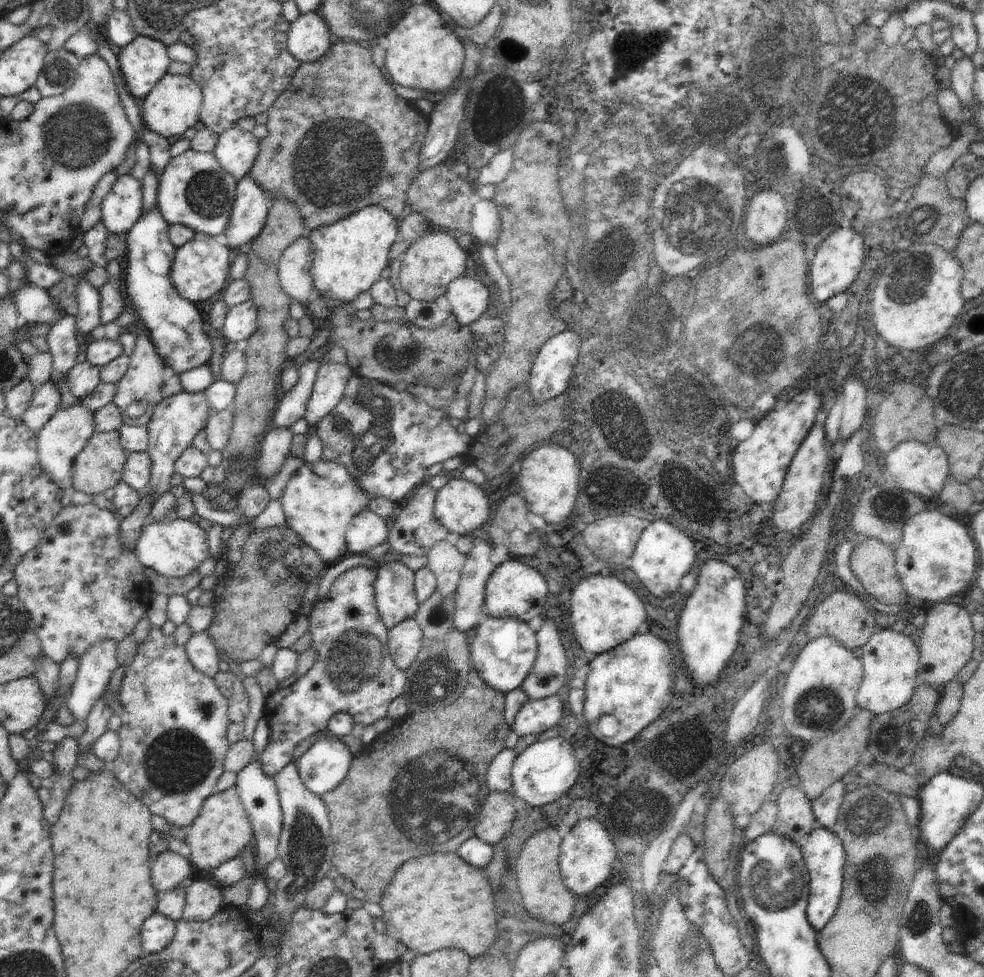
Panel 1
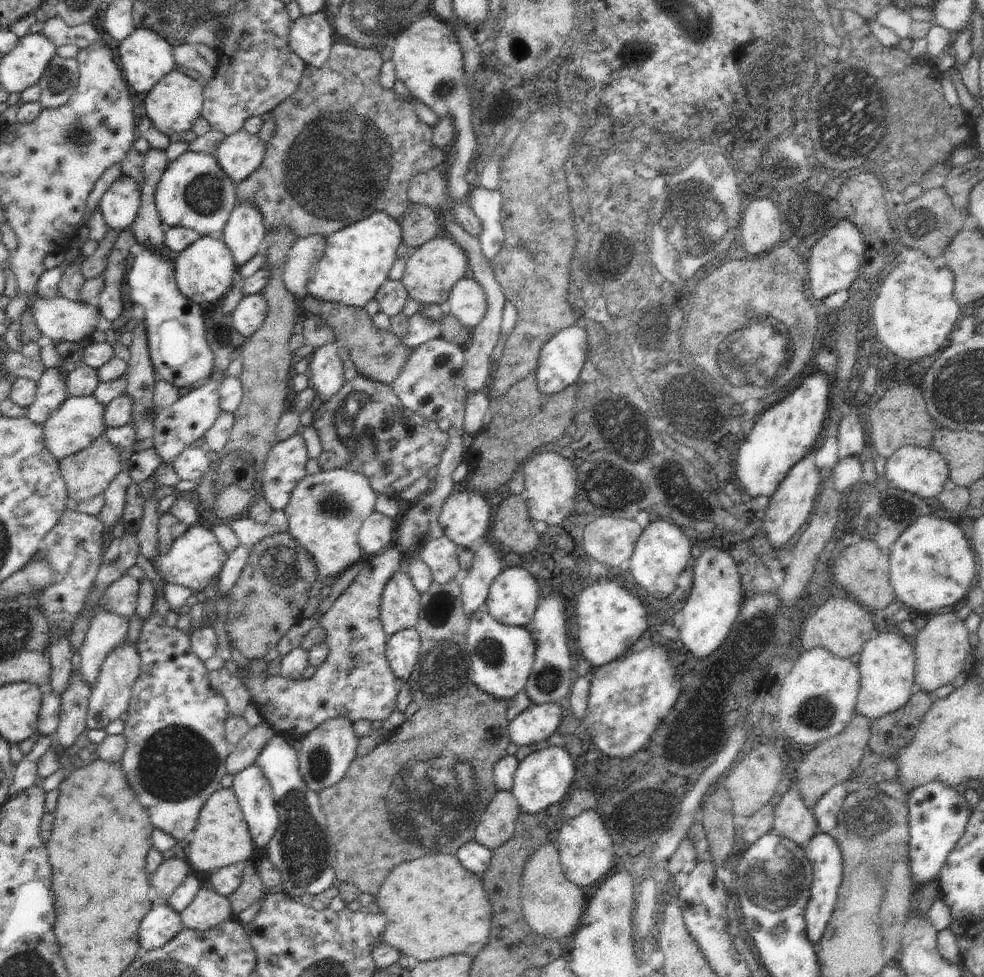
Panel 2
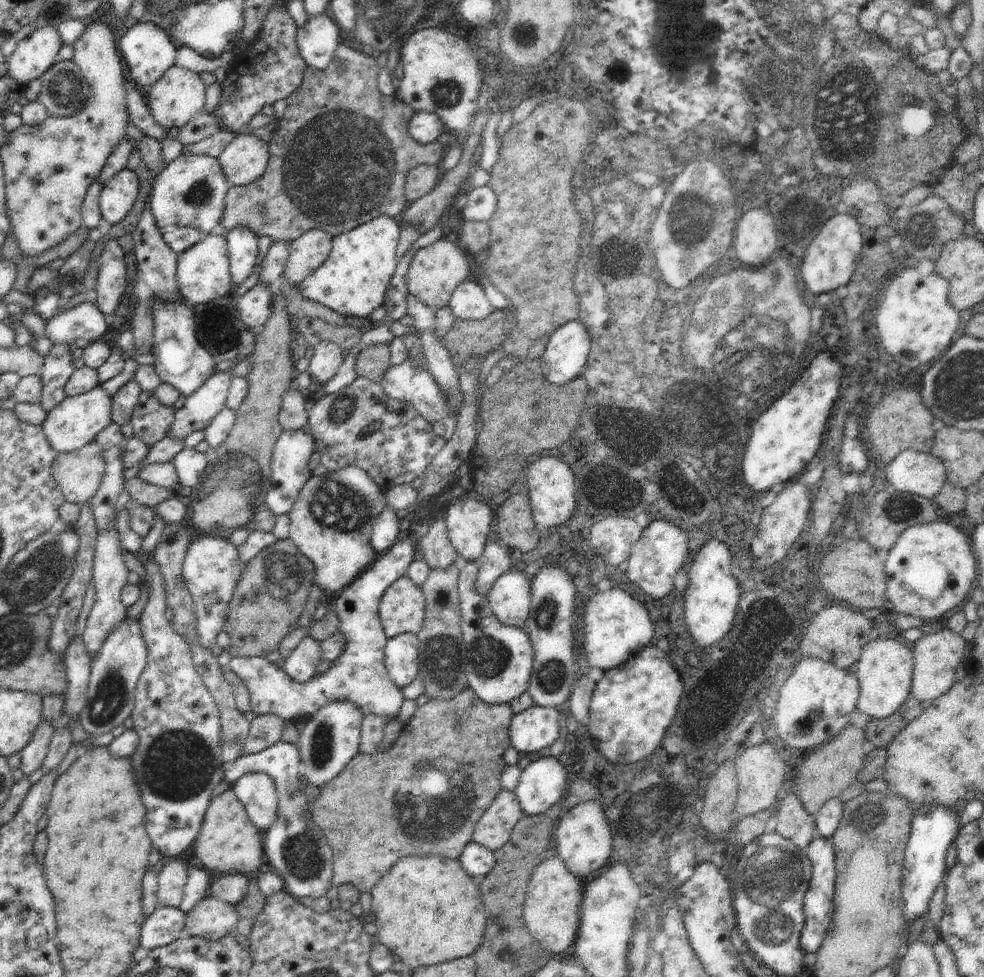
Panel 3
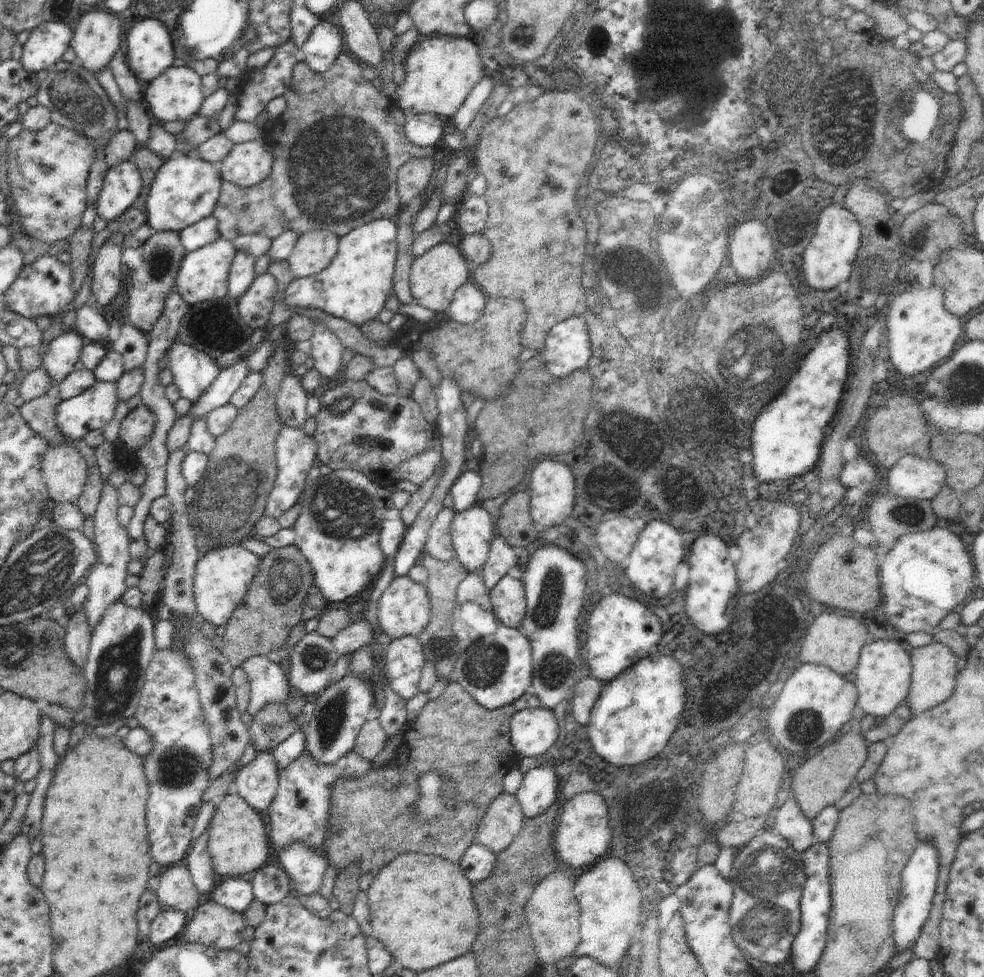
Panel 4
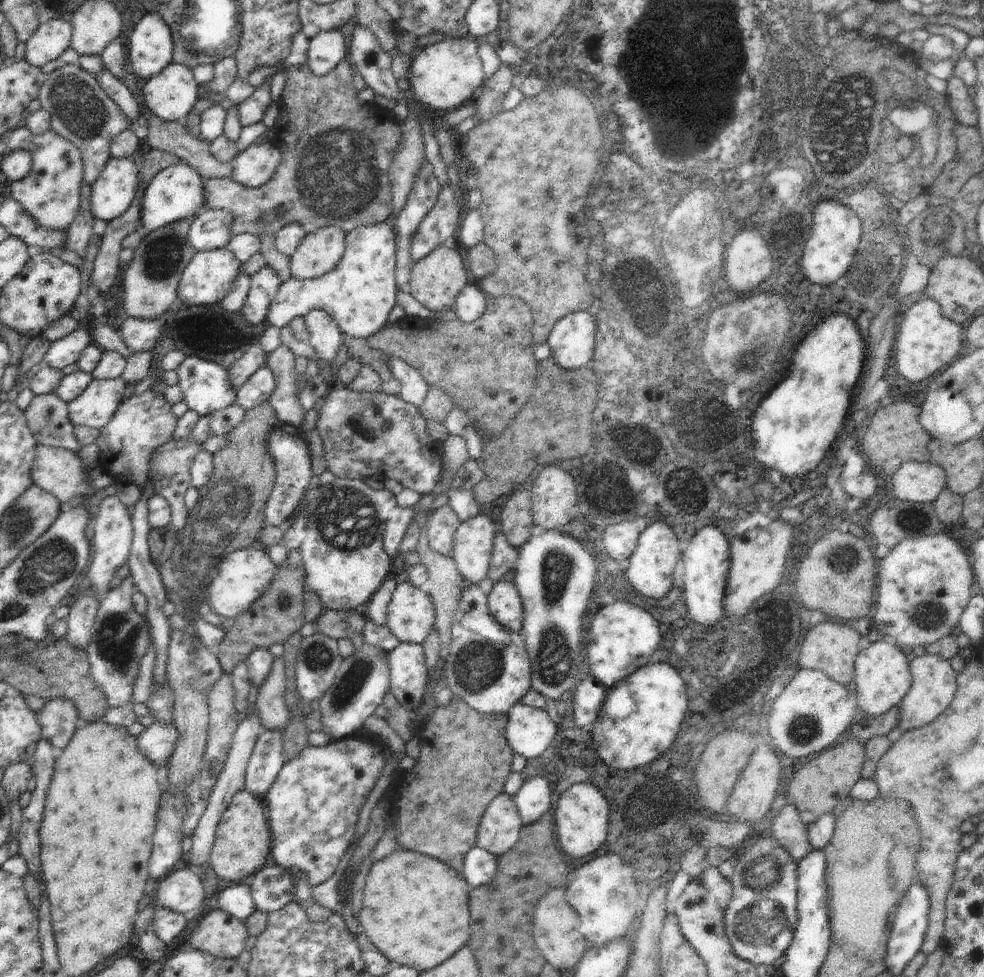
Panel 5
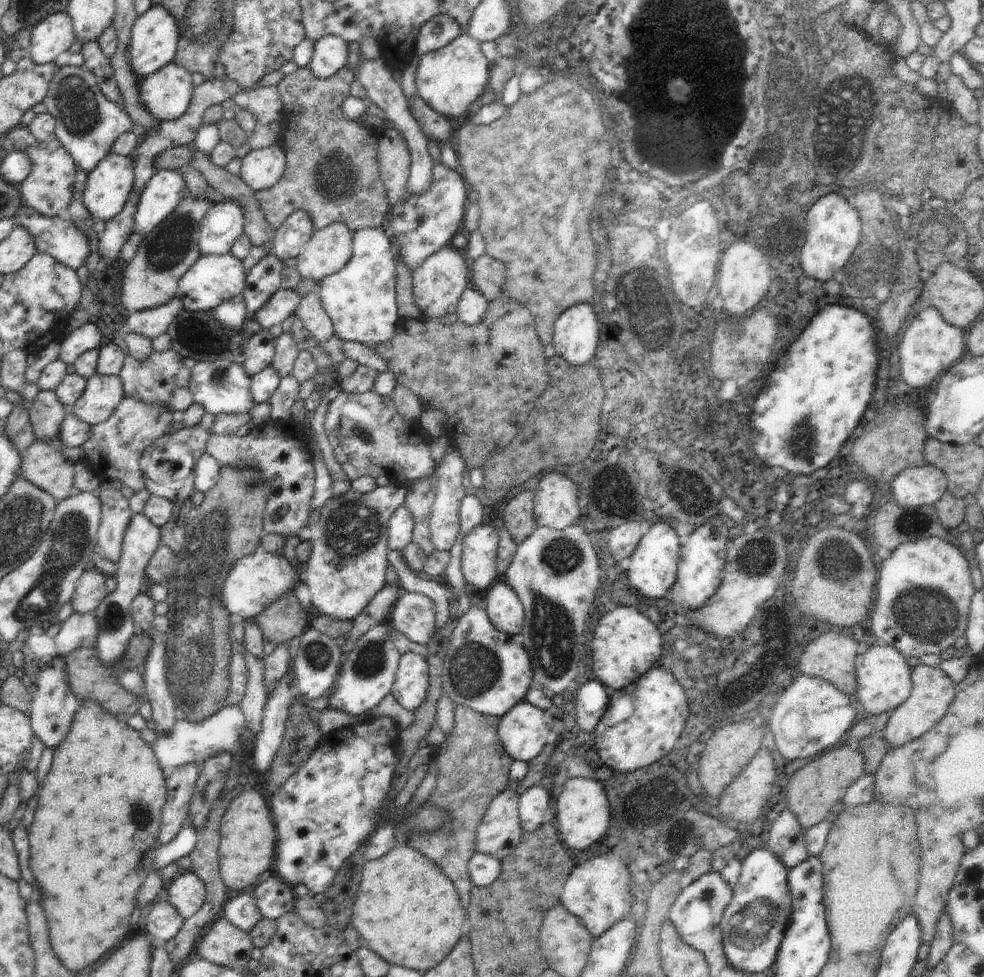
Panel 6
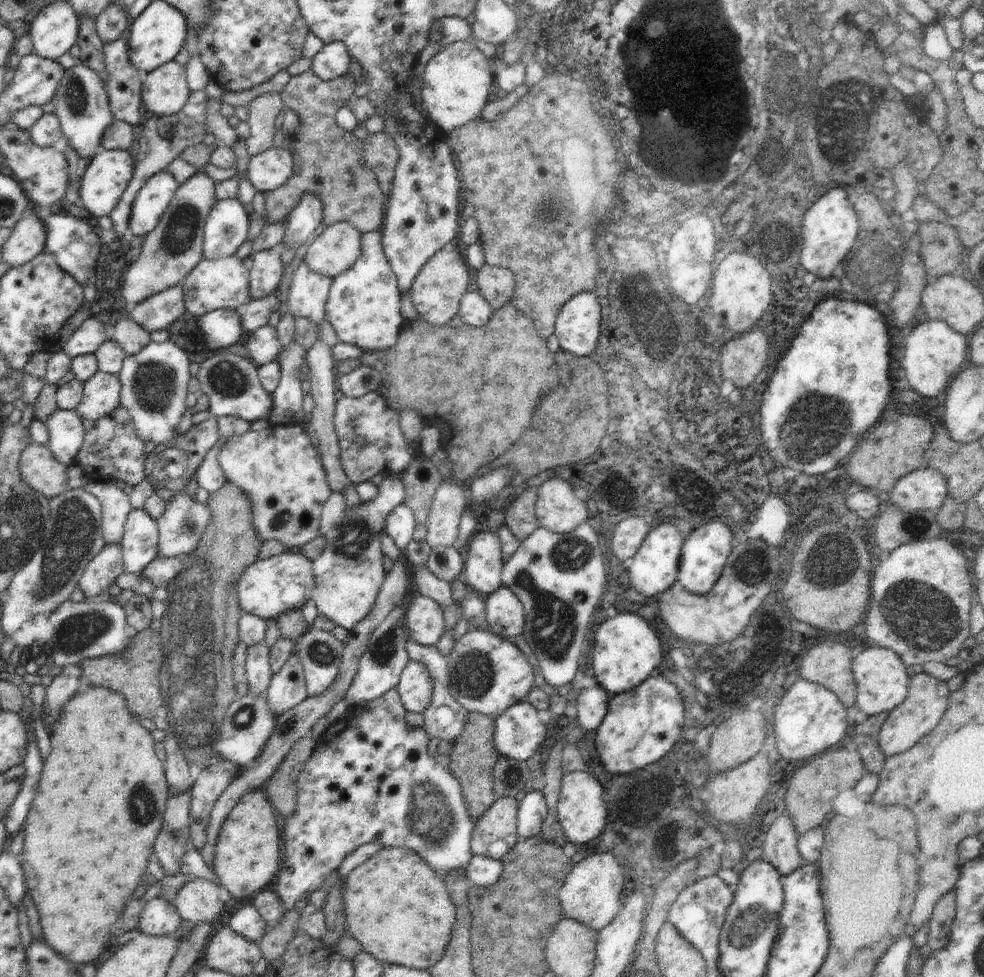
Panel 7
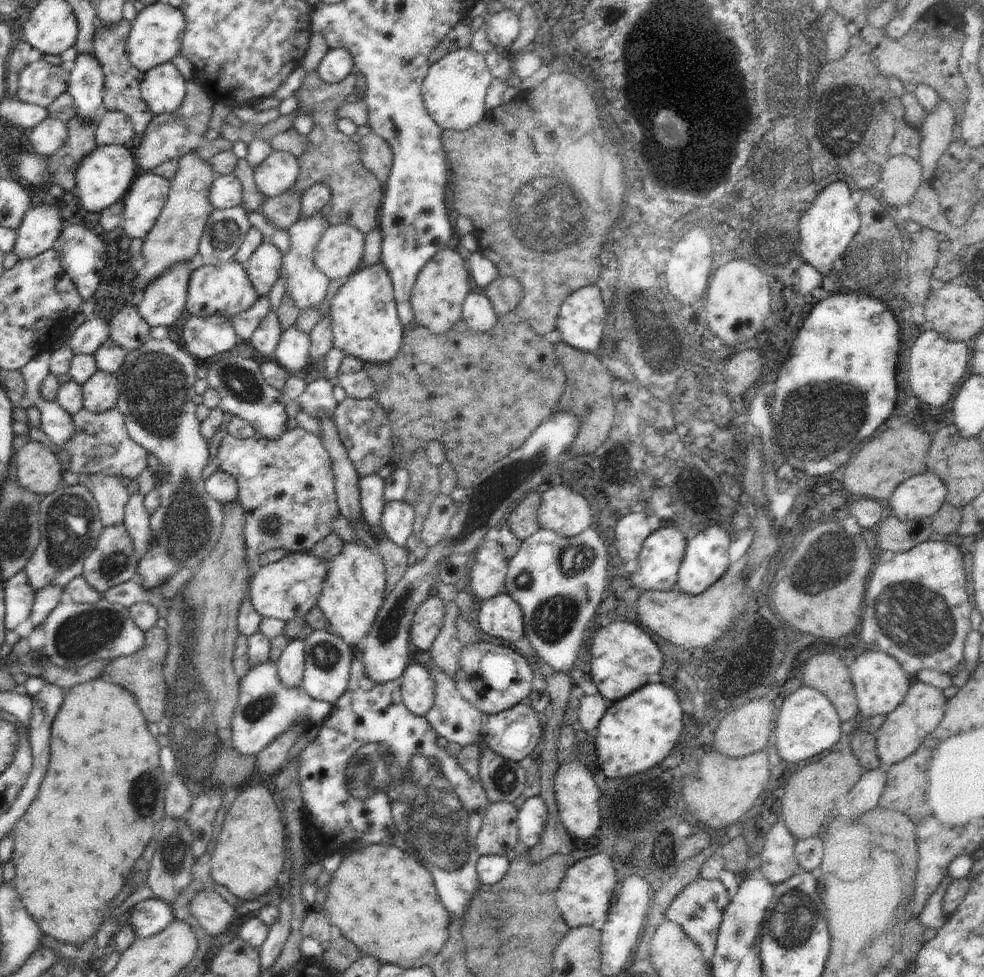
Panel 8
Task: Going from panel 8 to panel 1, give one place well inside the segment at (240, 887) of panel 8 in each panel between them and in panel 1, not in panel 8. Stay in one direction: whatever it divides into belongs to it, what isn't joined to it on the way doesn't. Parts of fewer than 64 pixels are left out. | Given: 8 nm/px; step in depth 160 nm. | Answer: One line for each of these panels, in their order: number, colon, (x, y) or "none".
1: (222, 829)
2: (221, 838)
3: (228, 842)
4: (237, 844)
5: (242, 846)
6: (248, 836)
7: (248, 854)

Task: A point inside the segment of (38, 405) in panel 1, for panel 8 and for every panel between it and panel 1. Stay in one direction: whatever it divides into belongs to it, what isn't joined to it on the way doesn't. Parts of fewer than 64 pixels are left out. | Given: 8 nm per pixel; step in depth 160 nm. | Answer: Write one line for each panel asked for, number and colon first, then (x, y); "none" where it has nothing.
2: (51, 393)
3: (58, 367)
4: (64, 352)
5: (67, 350)
6: (87, 337)
7: (89, 337)
8: (88, 337)

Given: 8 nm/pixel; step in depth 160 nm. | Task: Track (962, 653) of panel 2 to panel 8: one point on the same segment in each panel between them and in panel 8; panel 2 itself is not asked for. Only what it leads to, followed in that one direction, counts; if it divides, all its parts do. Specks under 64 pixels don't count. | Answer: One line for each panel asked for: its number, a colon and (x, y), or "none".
3: (936, 656)
4: (934, 672)
5: (933, 686)
6: (932, 692)
7: (927, 699)
8: (904, 729)

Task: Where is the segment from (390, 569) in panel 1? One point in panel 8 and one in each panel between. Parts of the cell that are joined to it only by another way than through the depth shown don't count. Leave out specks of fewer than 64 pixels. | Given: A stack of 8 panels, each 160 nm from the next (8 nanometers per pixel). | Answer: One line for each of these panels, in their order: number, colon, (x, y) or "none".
2: (400, 601)
3: (402, 608)
4: (404, 608)
5: (410, 617)
6: (413, 615)
7: (425, 623)
8: (427, 623)

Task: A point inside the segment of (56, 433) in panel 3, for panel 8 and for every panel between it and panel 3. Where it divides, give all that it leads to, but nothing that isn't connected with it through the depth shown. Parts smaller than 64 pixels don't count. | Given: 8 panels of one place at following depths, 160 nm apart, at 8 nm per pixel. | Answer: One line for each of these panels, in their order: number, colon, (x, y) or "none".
4: (75, 418)
5: (95, 406)
6: (102, 394)
7: (101, 393)
8: (100, 394)

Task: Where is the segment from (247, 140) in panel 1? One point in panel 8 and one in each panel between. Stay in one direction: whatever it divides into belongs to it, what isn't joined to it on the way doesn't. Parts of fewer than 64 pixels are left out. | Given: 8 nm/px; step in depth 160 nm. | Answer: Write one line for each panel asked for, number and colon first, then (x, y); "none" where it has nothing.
2: (239, 155)
3: (244, 160)
4: (248, 163)
5: (256, 165)
6: (262, 168)
7: (268, 171)
8: (276, 175)

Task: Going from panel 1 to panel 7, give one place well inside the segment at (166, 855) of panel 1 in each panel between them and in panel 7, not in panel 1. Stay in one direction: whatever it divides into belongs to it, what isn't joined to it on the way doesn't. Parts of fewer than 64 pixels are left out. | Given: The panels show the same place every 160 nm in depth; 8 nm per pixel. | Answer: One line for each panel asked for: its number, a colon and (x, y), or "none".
2: (172, 872)
3: (172, 879)
4: (176, 891)
5: (182, 890)
6: (187, 893)
7: (198, 902)

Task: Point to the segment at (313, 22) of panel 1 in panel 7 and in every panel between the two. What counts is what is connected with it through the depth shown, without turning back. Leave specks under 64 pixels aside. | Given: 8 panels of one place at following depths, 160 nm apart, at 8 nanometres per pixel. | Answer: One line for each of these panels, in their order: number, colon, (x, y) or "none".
2: (311, 38)
3: (317, 42)
4: (324, 45)
5: (326, 50)
6: (330, 53)
7: (333, 61)

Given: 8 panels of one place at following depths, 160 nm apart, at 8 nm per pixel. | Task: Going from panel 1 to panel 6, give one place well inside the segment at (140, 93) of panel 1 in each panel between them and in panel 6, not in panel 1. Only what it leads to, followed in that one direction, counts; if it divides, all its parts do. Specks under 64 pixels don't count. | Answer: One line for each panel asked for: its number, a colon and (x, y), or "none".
2: (146, 58)
3: (149, 53)
4: (151, 52)
5: (150, 45)
6: (154, 37)

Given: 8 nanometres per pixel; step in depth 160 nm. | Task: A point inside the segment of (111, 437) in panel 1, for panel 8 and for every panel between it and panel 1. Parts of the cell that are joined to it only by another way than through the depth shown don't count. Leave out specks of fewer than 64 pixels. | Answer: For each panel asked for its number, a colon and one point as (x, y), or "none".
2: (88, 473)
3: (79, 474)
4: (65, 472)
5: (56, 470)
6: (44, 465)
7: (38, 466)
8: (39, 471)

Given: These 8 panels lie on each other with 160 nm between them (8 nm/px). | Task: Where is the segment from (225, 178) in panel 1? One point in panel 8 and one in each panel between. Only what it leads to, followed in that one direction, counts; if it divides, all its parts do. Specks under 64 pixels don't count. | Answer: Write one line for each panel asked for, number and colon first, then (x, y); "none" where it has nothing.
2: (194, 192)
3: (191, 191)
4: (186, 189)
5: (176, 192)
6: (164, 191)
7: (155, 194)
8: (143, 203)

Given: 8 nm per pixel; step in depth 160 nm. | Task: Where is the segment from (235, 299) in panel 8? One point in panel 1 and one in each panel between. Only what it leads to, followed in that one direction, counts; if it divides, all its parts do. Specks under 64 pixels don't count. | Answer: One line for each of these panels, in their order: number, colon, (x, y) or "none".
1: (200, 270)
2: (204, 271)
3: (203, 274)
4: (204, 273)
5: (209, 277)
6: (213, 279)
7: (223, 283)

